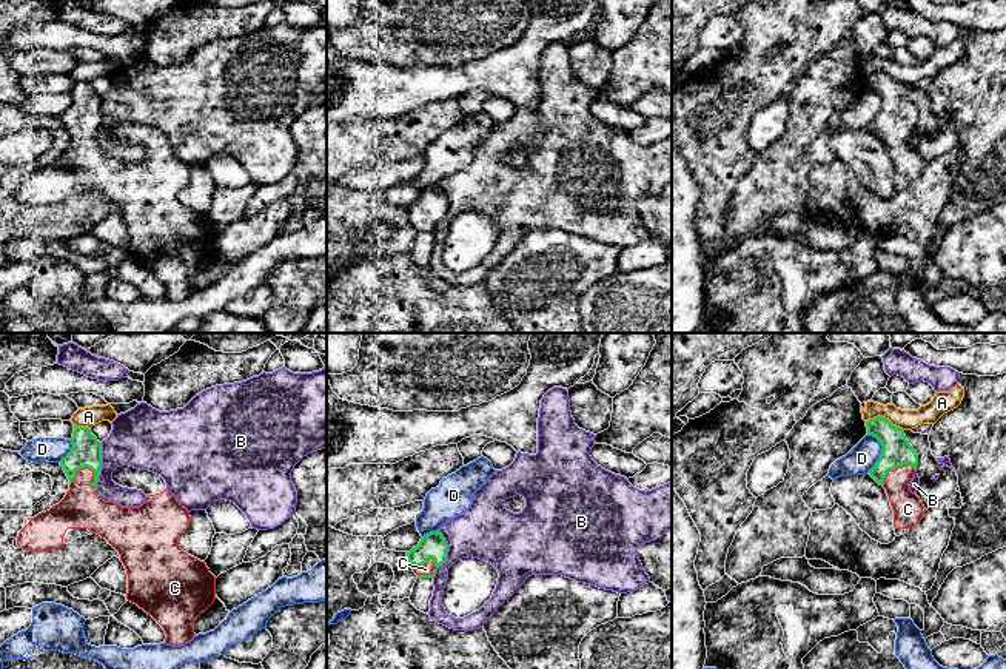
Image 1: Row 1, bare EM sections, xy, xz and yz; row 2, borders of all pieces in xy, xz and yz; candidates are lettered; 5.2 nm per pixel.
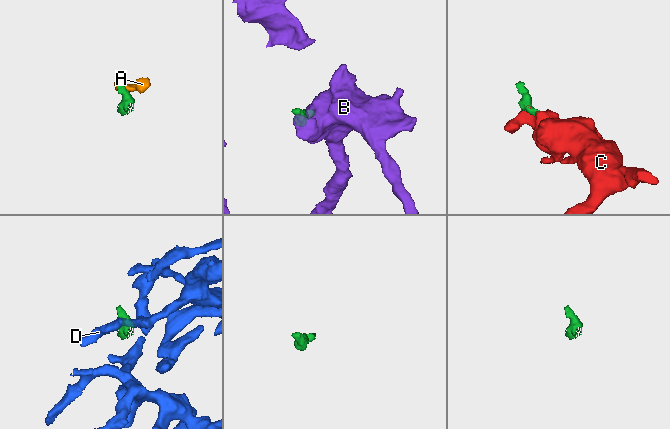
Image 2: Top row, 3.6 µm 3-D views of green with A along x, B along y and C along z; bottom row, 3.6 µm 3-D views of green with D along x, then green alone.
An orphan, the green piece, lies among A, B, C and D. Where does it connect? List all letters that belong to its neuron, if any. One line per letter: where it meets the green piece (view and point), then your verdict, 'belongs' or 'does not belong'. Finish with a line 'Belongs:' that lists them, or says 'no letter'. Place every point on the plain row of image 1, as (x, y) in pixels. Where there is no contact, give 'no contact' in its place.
A: yz (885, 73) | does not belong
B: xz (445, 208) | does not belong
C: xy (79, 124) | belongs
D: yz (881, 108) | does not belong
Belongs: C

